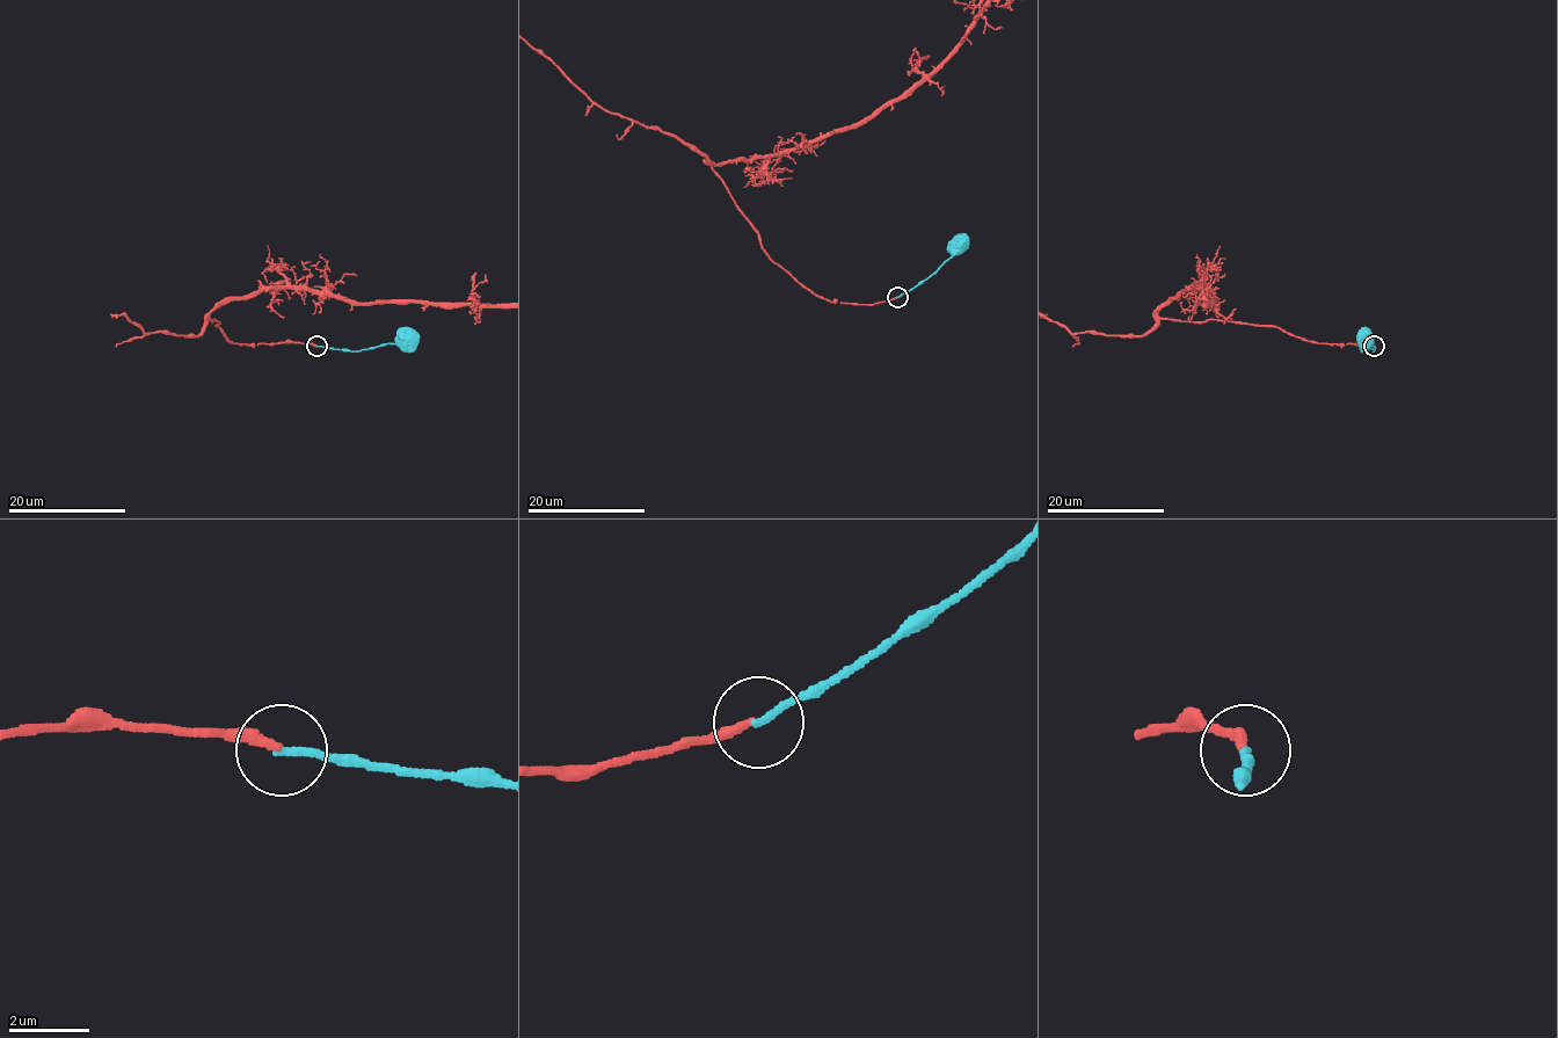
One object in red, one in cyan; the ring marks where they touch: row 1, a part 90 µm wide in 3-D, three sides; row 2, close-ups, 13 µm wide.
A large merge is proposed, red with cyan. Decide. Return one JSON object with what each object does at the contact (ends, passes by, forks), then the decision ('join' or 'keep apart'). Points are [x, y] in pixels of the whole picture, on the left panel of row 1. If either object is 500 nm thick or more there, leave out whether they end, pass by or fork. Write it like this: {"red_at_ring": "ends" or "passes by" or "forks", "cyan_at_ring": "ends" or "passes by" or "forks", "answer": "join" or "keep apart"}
{"red_at_ring": "ends", "cyan_at_ring": "ends", "answer": "keep apart"}

